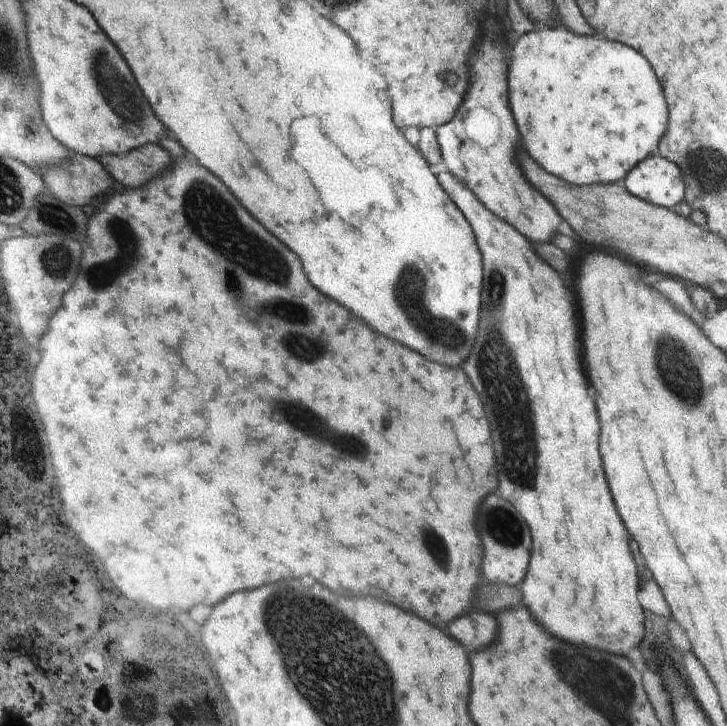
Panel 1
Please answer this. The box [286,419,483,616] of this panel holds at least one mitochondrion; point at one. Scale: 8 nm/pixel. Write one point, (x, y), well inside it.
(432, 538)

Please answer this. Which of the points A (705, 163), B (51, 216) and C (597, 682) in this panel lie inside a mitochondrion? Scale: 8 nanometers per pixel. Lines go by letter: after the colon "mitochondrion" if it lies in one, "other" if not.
A: mitochondrion
B: mitochondrion
C: mitochondrion

